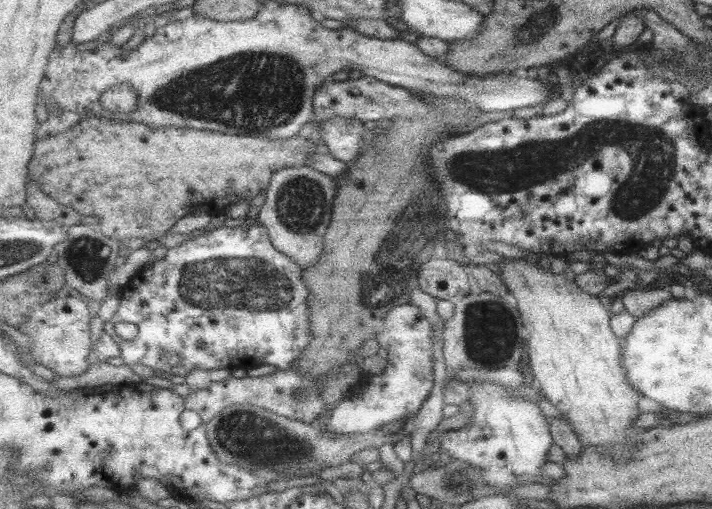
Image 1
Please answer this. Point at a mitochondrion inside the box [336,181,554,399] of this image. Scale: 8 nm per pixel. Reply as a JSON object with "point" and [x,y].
{"point":[489,333]}

